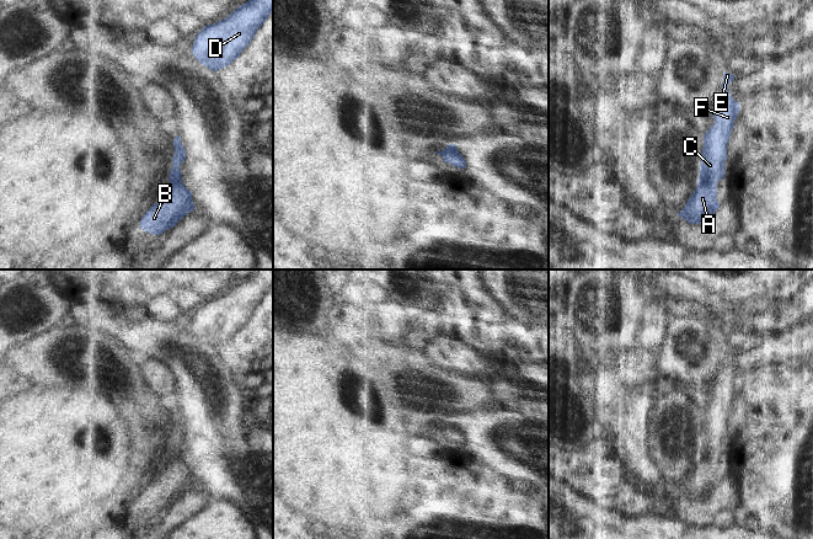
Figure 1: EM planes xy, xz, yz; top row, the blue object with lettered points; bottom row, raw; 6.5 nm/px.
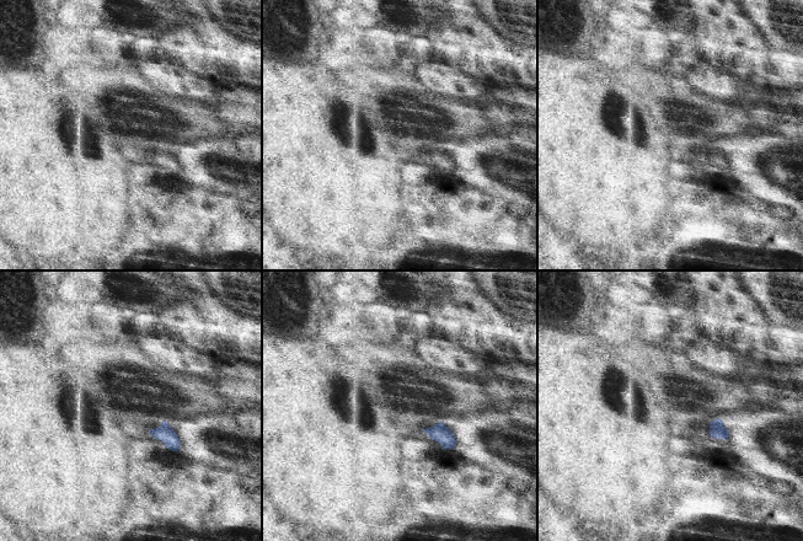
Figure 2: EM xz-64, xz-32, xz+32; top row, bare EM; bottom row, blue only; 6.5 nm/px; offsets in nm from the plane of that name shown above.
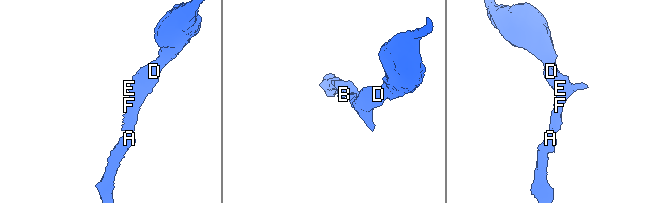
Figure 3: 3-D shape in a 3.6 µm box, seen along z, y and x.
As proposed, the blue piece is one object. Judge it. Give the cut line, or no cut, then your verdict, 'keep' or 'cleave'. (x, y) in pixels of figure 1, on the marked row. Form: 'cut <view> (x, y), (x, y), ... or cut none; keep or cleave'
cut none; keep

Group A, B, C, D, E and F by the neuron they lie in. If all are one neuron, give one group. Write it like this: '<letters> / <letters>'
A B C D E F

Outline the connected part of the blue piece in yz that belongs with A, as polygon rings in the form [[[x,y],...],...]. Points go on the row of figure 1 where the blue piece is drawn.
[[[724,71],[723,94],[712,113],[715,123],[704,135],[699,182],[683,210],[678,213],[690,224],[705,223],[720,208],[716,199],[717,182],[726,175],[727,144],[740,106],[728,91],[734,78]]]

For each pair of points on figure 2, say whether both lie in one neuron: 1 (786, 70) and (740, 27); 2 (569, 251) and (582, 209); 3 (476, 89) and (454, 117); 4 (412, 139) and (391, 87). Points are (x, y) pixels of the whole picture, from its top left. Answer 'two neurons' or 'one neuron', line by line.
1: one neuron
2: two neurons
3: two neurons
4: one neuron

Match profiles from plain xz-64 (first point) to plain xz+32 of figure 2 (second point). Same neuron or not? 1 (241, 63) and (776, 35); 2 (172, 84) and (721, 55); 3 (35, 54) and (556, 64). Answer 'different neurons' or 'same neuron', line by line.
1: different neurons
2: different neurons
3: different neurons

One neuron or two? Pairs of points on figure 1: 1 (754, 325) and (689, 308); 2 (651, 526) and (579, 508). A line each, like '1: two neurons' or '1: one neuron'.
1: one neuron
2: one neuron

